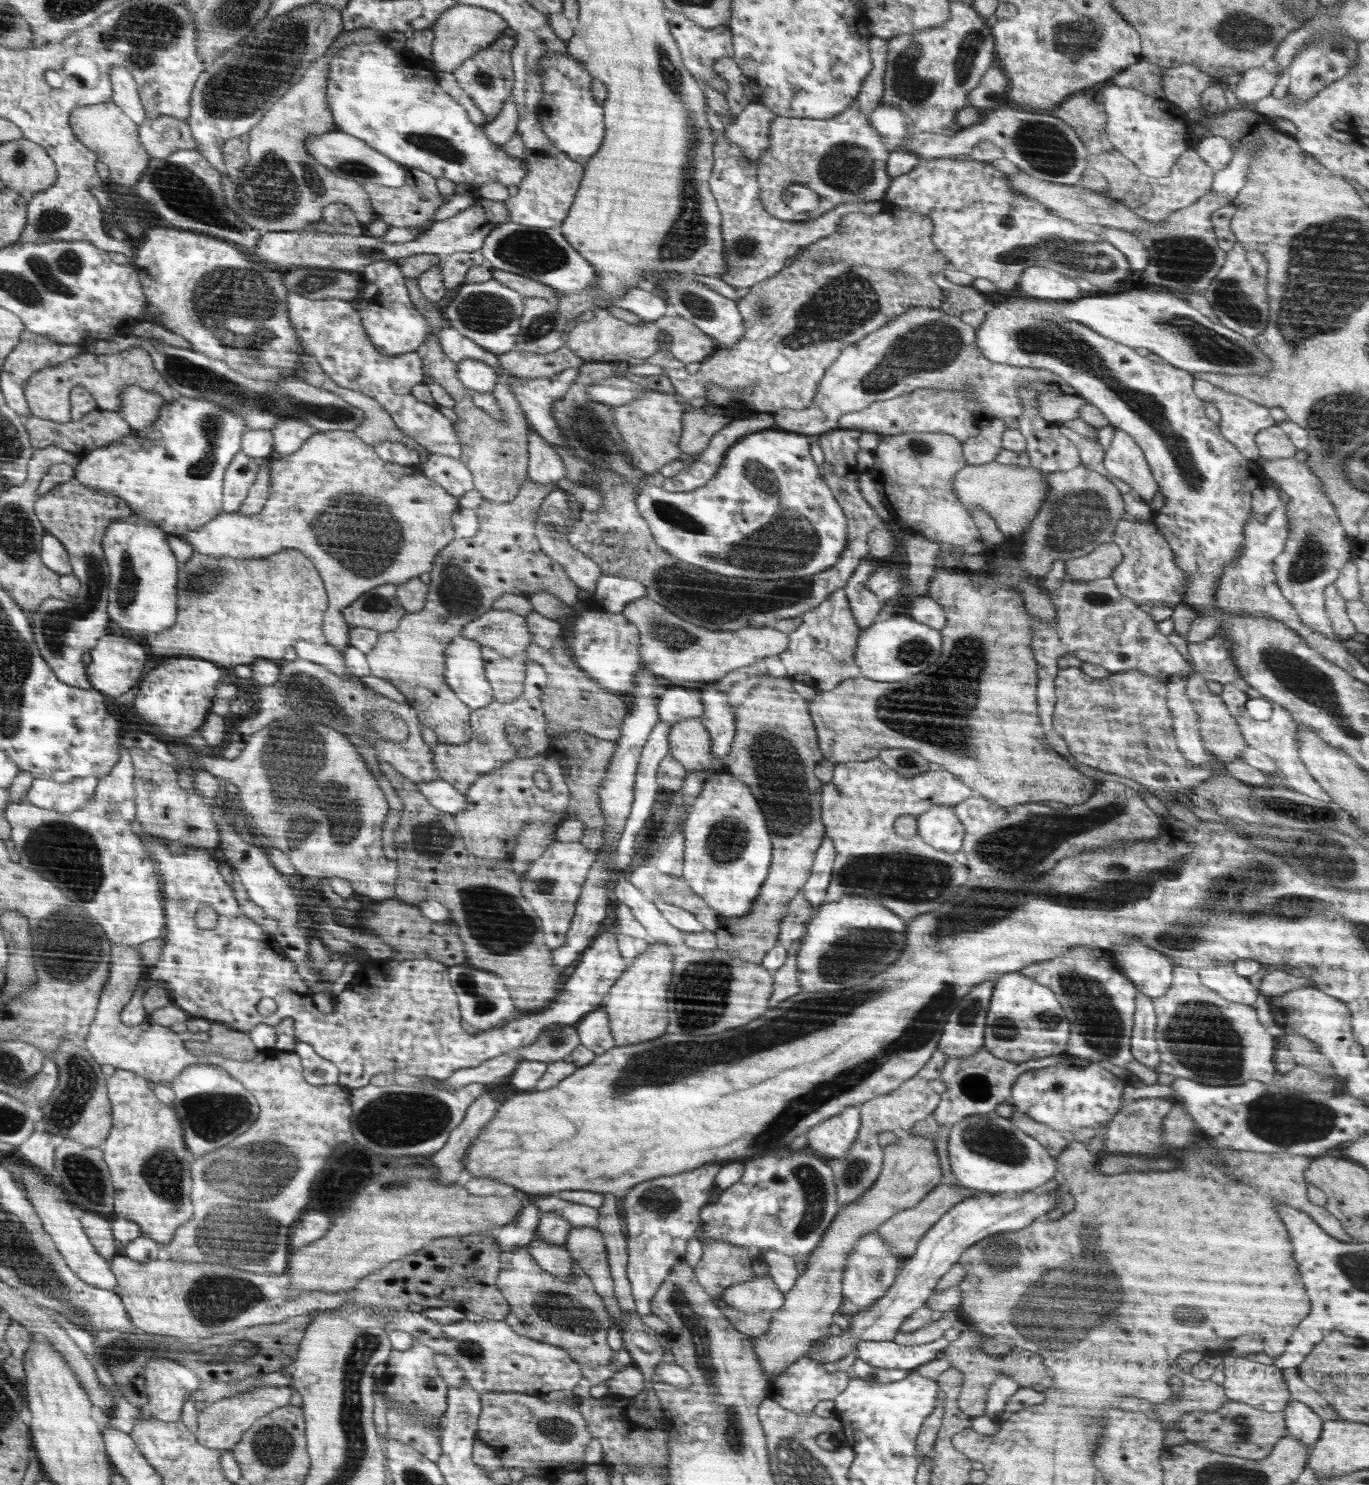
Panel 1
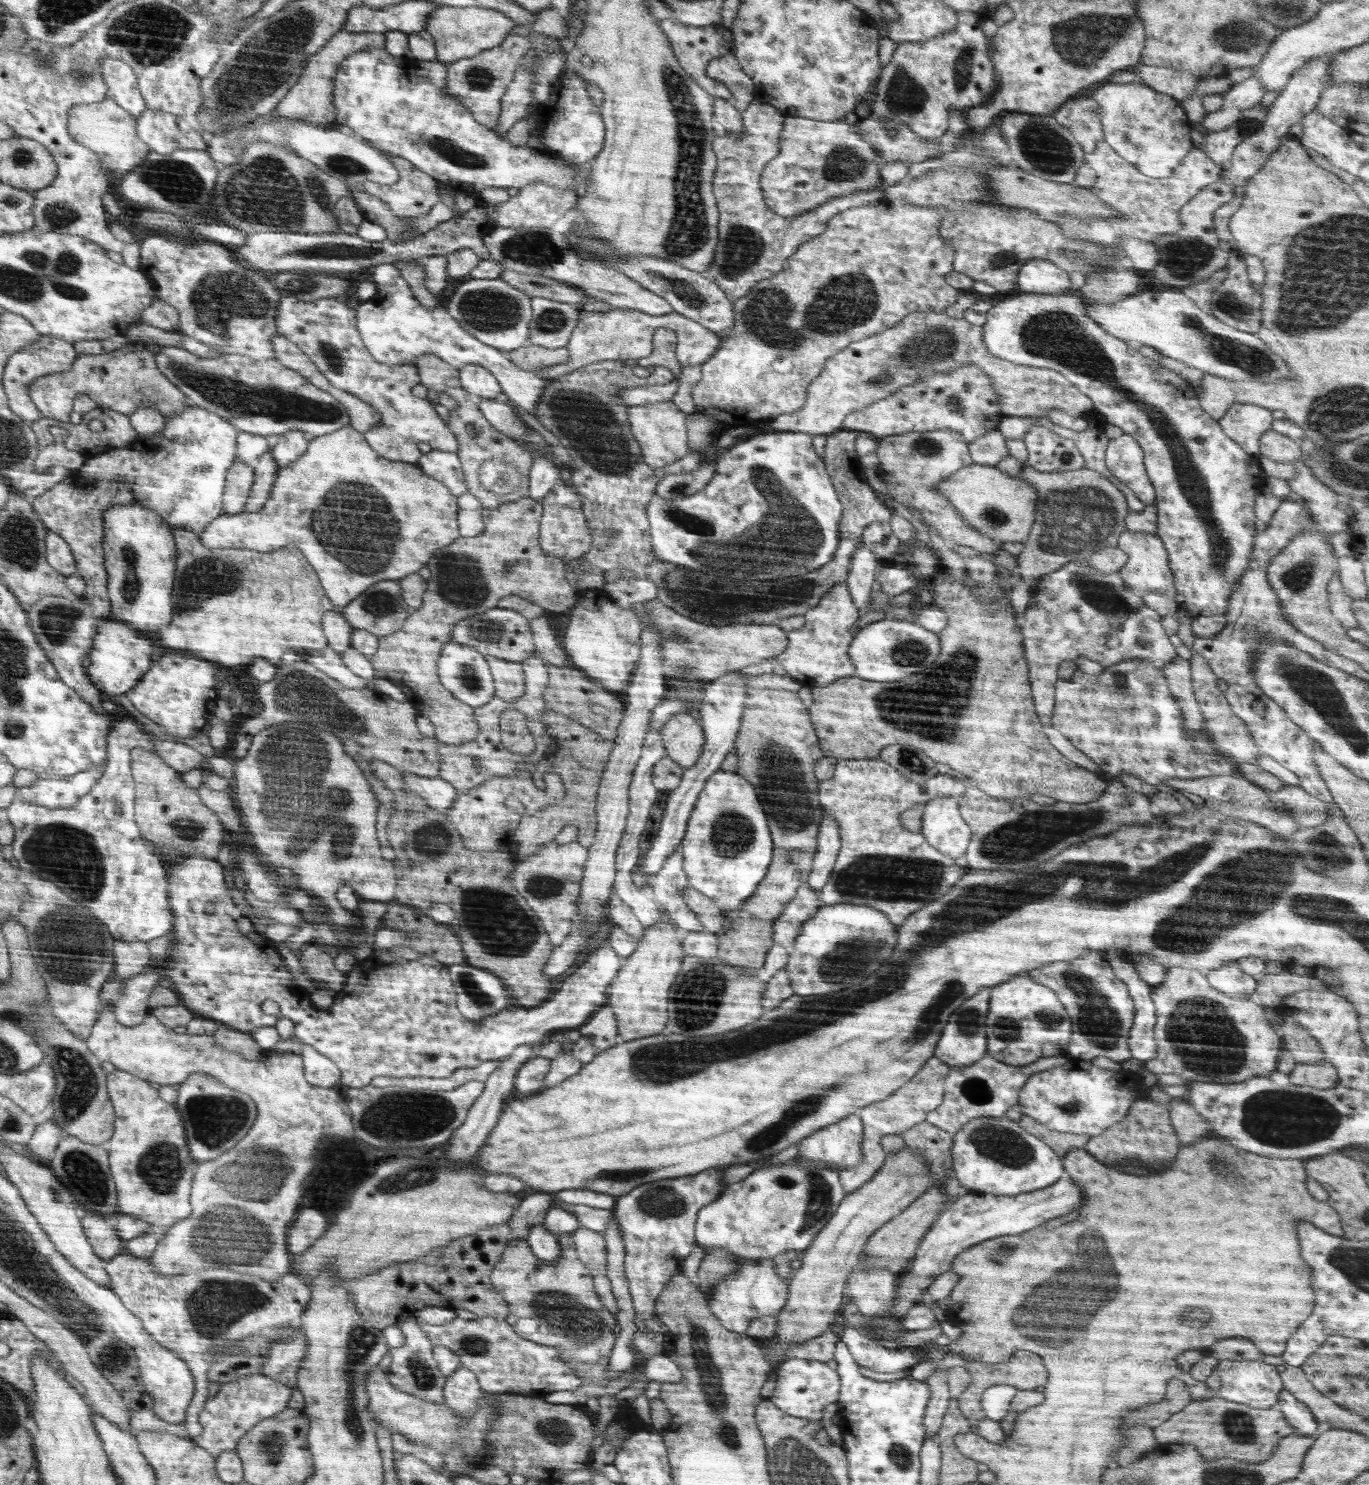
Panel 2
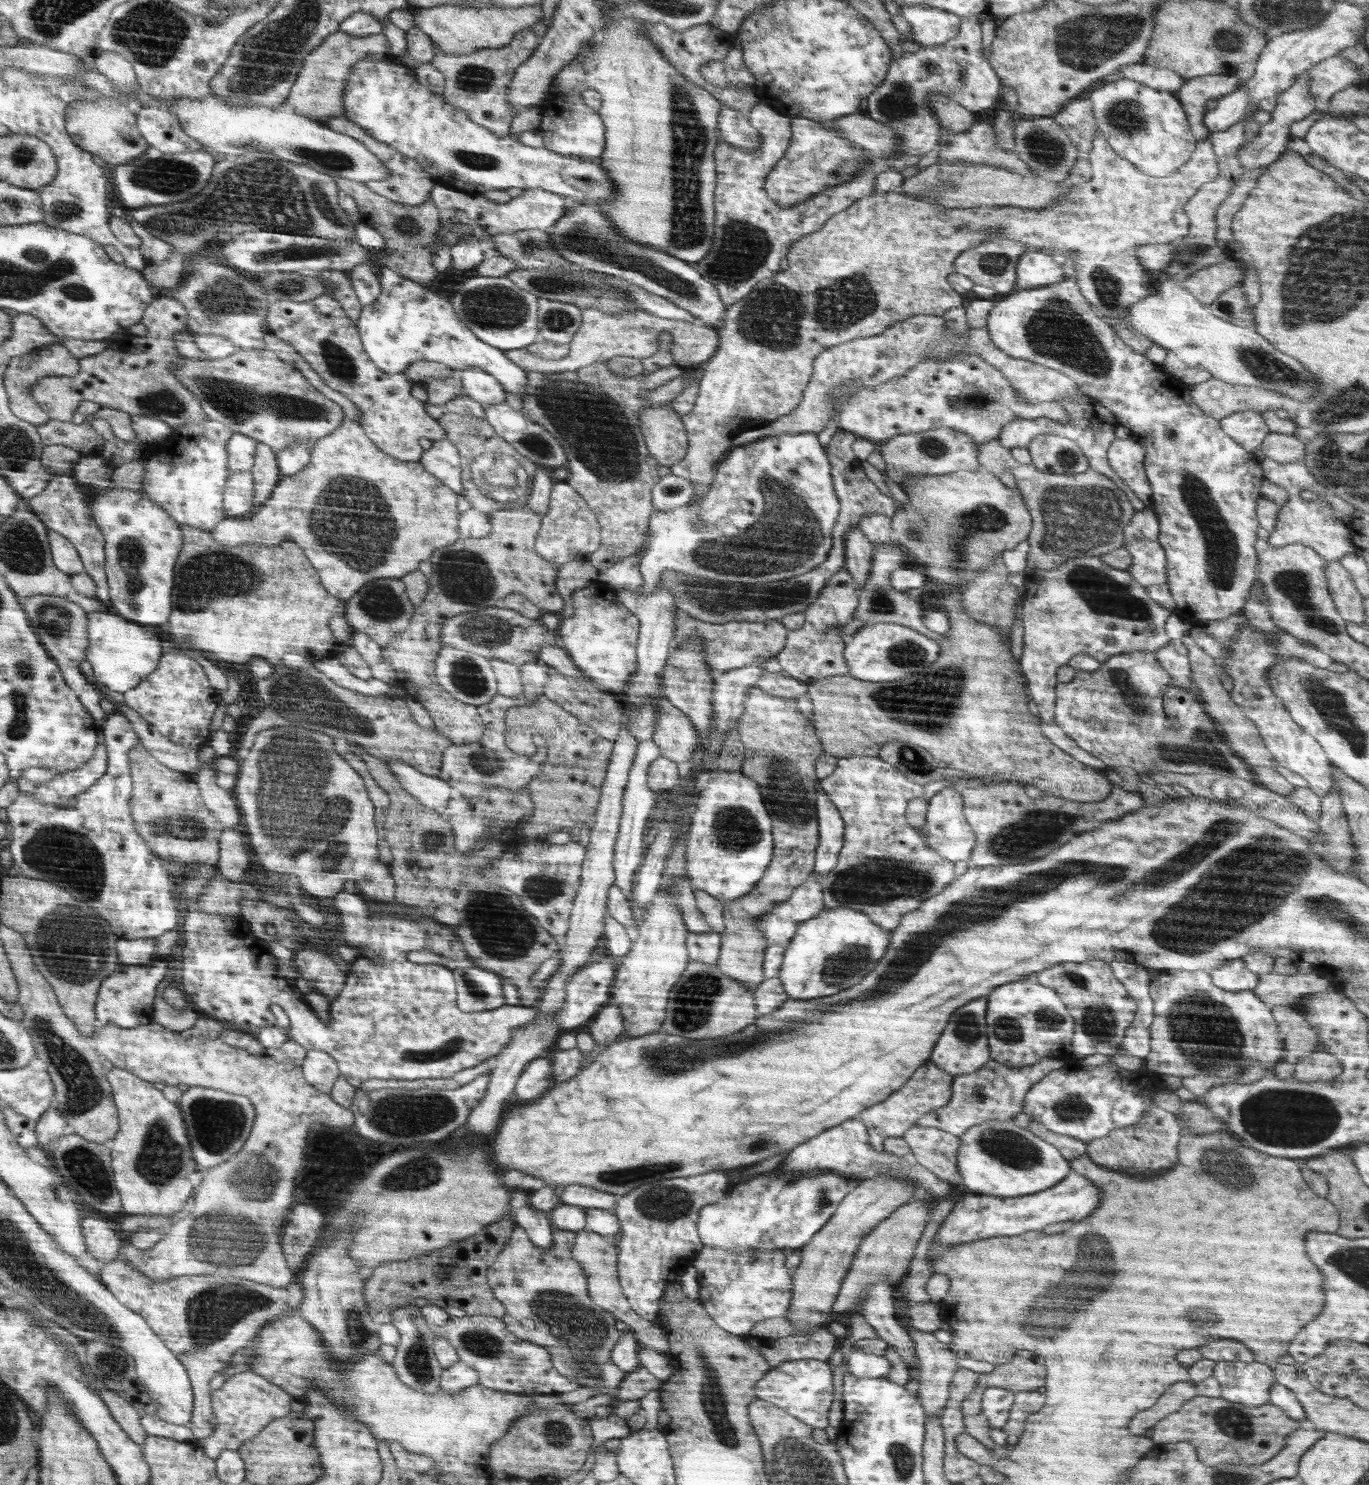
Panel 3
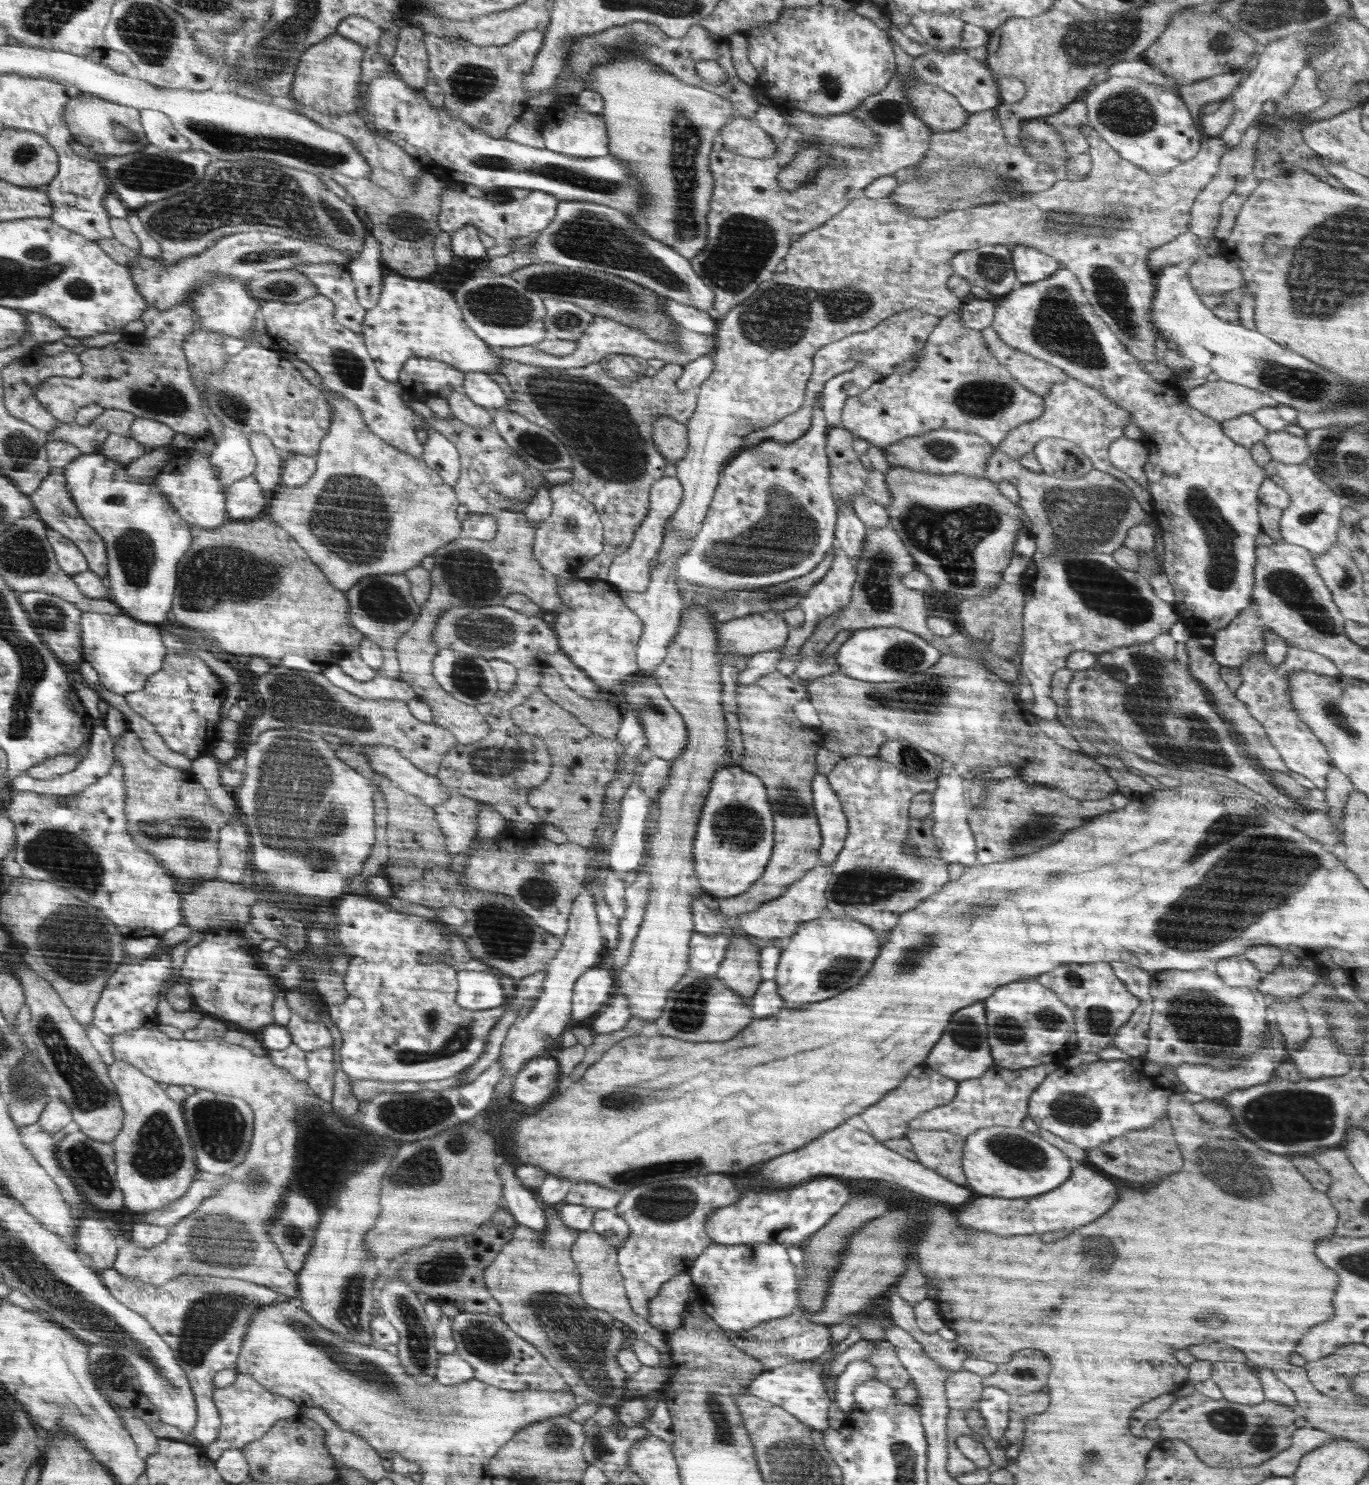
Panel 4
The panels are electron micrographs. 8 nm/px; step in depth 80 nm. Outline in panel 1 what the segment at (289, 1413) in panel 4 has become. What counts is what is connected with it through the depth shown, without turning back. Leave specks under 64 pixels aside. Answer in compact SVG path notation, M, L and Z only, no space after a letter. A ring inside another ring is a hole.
M262 1386L252 1392L244 1392L238 1396L230 1396L224 1400L216 1400L207 1405L202 1405L200 1414L197 1416L198 1432L196 1433L198 1442L205 1445L206 1448L222 1451L230 1451L236 1447L238 1441L246 1431L249 1431L258 1419L262 1419L270 1412L278 1408L286 1407L292 1396L291 1387L284 1386Z

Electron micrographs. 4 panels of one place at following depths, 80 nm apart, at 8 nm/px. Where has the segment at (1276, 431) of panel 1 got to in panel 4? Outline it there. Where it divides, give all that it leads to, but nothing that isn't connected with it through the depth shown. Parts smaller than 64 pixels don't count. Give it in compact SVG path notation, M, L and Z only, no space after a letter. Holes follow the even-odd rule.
M1278 431L1269 433L1263 440L1272 460L1284 464L1302 464L1310 456L1305 438Z

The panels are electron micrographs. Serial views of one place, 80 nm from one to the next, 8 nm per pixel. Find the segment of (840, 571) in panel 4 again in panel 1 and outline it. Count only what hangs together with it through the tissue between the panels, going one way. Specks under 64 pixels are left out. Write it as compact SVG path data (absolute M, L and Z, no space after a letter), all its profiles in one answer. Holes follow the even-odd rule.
M844 589L835 590L824 602L800 617L802 624L788 634L787 649L779 654L787 670L786 676L824 692L834 689L843 680L861 676L853 653L861 628L852 614Z

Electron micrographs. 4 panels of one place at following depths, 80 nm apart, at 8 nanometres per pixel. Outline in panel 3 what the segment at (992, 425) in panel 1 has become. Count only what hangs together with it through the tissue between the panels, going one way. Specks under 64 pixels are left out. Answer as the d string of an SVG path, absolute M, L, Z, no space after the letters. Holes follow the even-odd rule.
M1000 439L978 444L978 462L996 477L1006 471L1012 473L1017 490L1029 508L1032 528L1025 572L1056 568L1078 557L1100 557L1123 547L1124 527L1130 524L1137 510L1122 487L1110 478L1090 469L1076 475L1041 472L1033 465L1020 464L1008 449L1000 445Z

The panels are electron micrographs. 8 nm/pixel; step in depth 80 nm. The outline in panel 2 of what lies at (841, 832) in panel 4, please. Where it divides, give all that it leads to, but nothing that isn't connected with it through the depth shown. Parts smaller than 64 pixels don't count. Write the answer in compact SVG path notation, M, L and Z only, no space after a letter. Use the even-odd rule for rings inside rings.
M822 812L823 819L819 826L817 849L814 853L813 867L807 884L812 892L820 894L820 889L828 883L831 870L834 868L838 853L841 851L841 838L835 818Z

